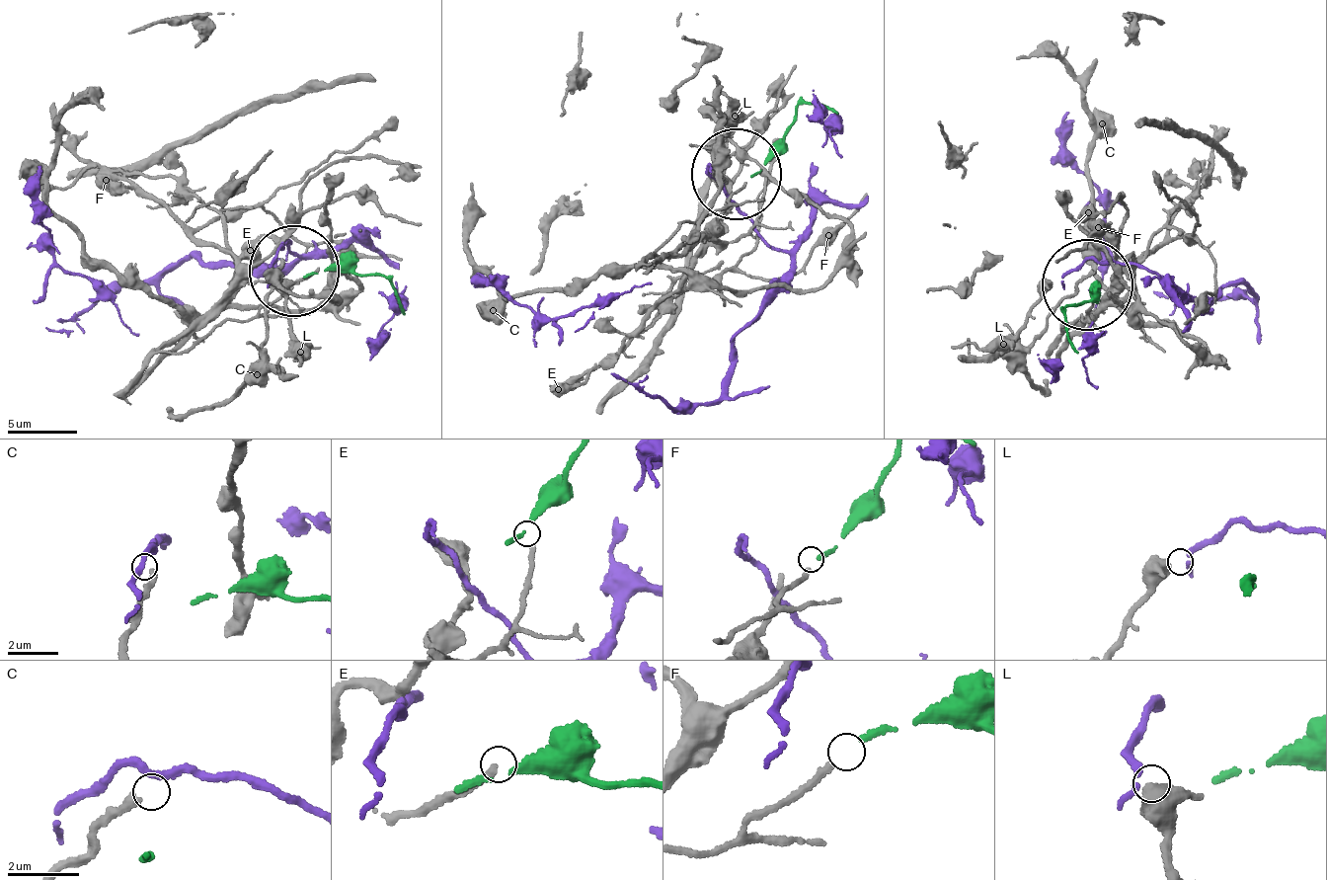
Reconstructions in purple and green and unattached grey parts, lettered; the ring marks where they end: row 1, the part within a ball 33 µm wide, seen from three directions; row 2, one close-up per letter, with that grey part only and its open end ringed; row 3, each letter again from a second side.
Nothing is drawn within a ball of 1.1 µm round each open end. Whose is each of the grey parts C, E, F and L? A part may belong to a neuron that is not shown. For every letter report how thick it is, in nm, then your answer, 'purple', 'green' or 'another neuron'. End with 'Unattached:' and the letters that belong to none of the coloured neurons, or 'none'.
C: 240 nm | another neuron
E: 180 nm | another neuron
F: 180 nm | green
L: 650 nm | purple
Unattached: C, E

